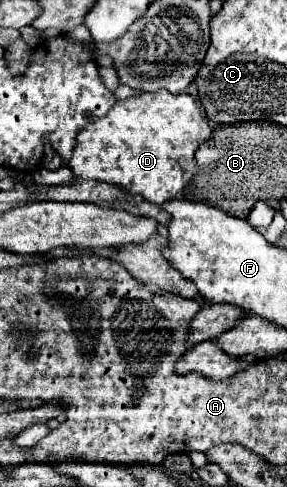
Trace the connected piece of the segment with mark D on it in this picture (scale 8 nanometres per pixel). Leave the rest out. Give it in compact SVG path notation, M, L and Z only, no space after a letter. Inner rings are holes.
M167 90L143 92L139 96L119 100L105 118L93 122L87 130L83 130L67 166L79 180L111 182L127 188L131 194L141 194L153 204L163 204L167 200L173 200L193 180L195 174L187 170L187 166L195 162L197 148L201 146L201 142L211 138L211 132L213 130L207 122L207 116L201 114L199 104L191 94L171 94Z

